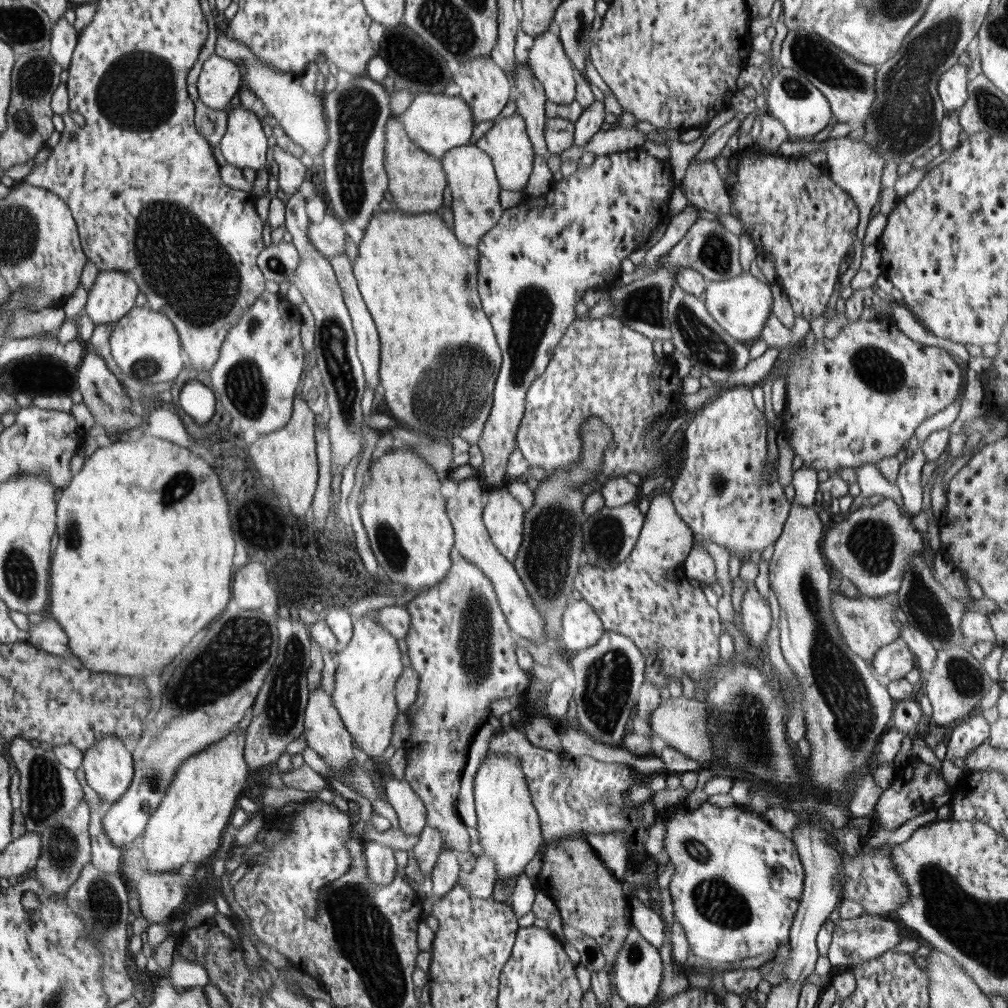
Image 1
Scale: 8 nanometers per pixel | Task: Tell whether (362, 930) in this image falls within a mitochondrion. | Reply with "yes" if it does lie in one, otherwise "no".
yes

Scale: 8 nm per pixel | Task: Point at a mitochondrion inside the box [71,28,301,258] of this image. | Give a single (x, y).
(136, 96)

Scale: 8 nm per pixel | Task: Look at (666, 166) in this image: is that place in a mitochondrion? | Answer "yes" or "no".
no

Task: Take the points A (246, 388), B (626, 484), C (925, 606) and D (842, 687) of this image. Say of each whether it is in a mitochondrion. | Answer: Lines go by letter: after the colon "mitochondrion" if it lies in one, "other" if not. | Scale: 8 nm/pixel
A: mitochondrion
B: other
C: mitochondrion
D: mitochondrion

